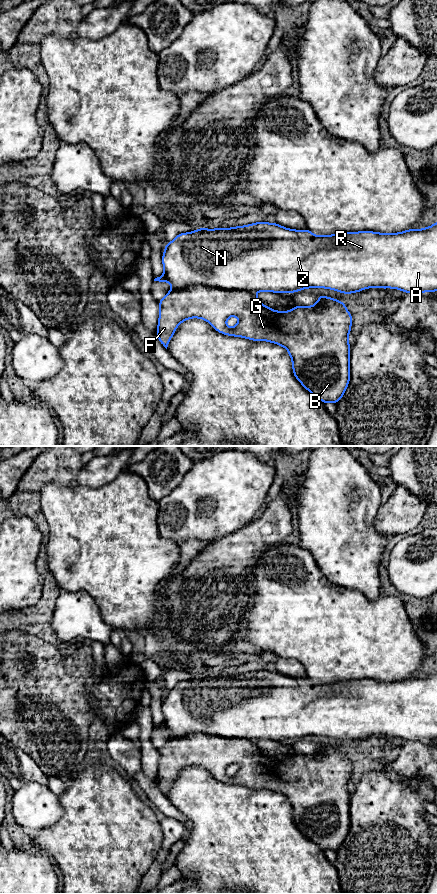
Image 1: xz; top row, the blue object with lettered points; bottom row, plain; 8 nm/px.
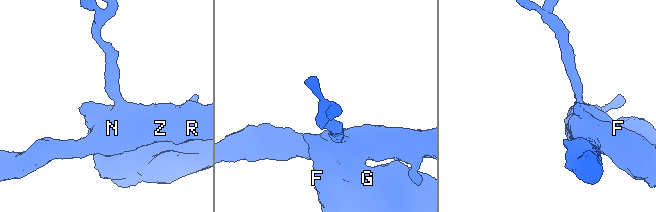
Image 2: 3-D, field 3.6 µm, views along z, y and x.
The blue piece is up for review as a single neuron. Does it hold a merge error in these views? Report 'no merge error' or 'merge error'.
merge error

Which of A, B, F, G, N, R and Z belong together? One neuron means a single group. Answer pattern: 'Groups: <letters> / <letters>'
Groups: A N R Z / B F G

